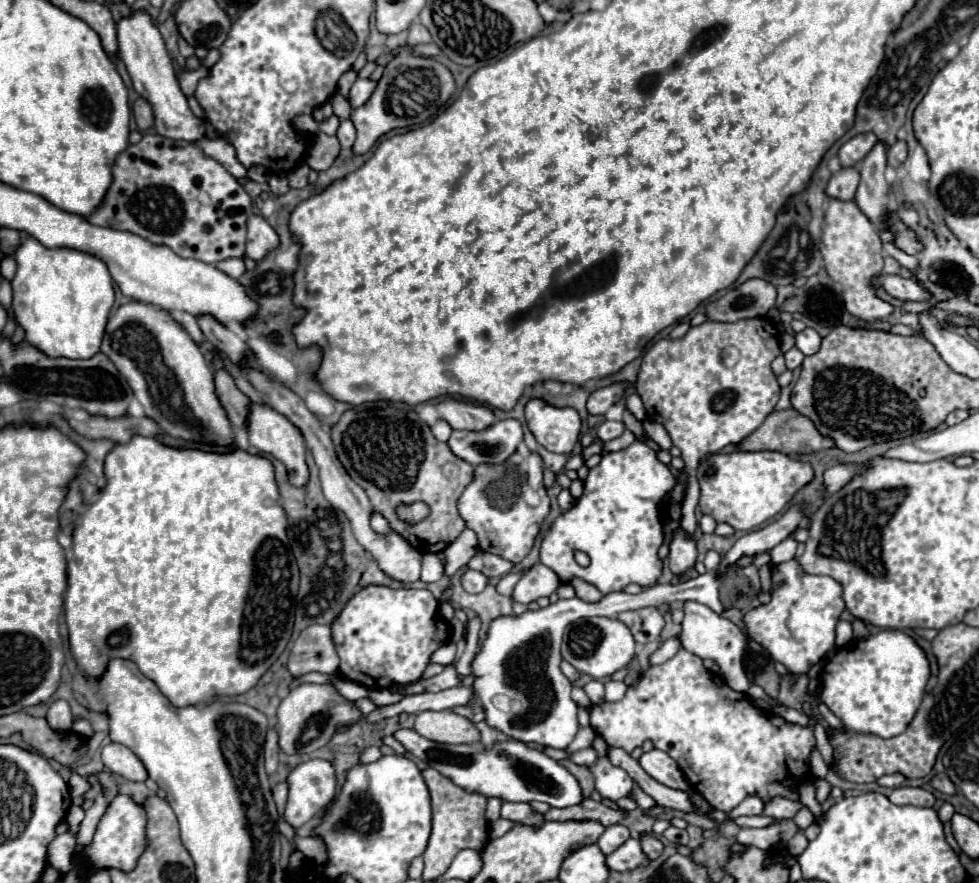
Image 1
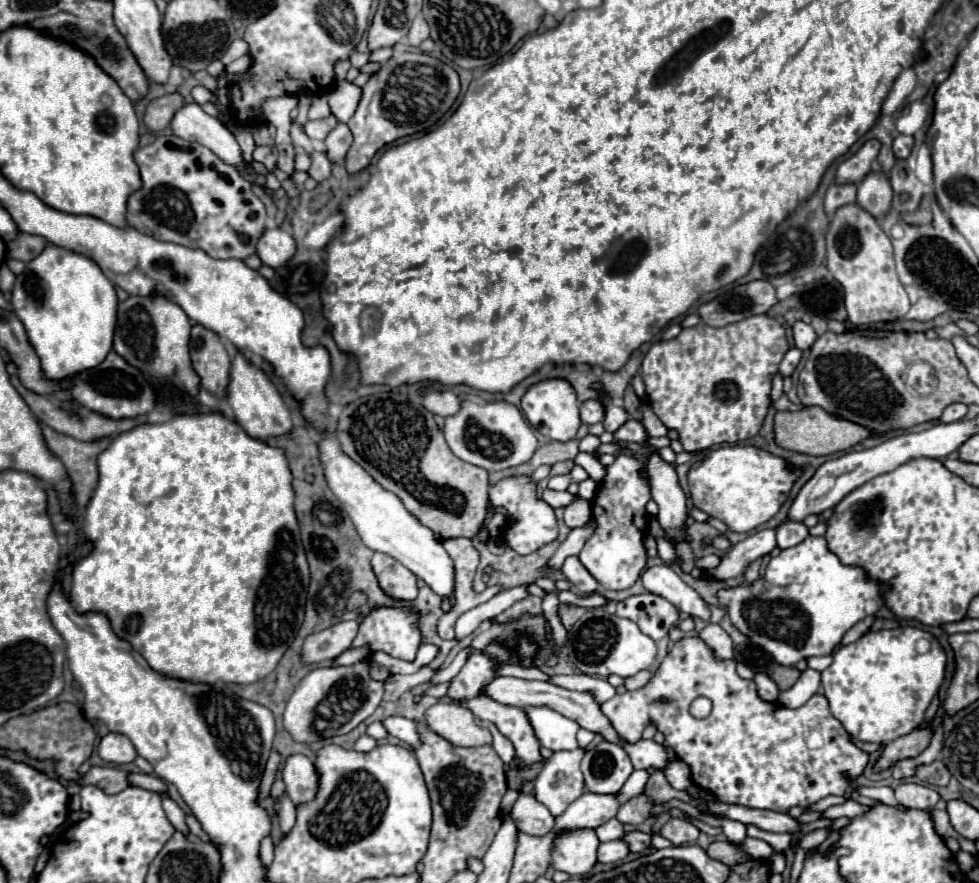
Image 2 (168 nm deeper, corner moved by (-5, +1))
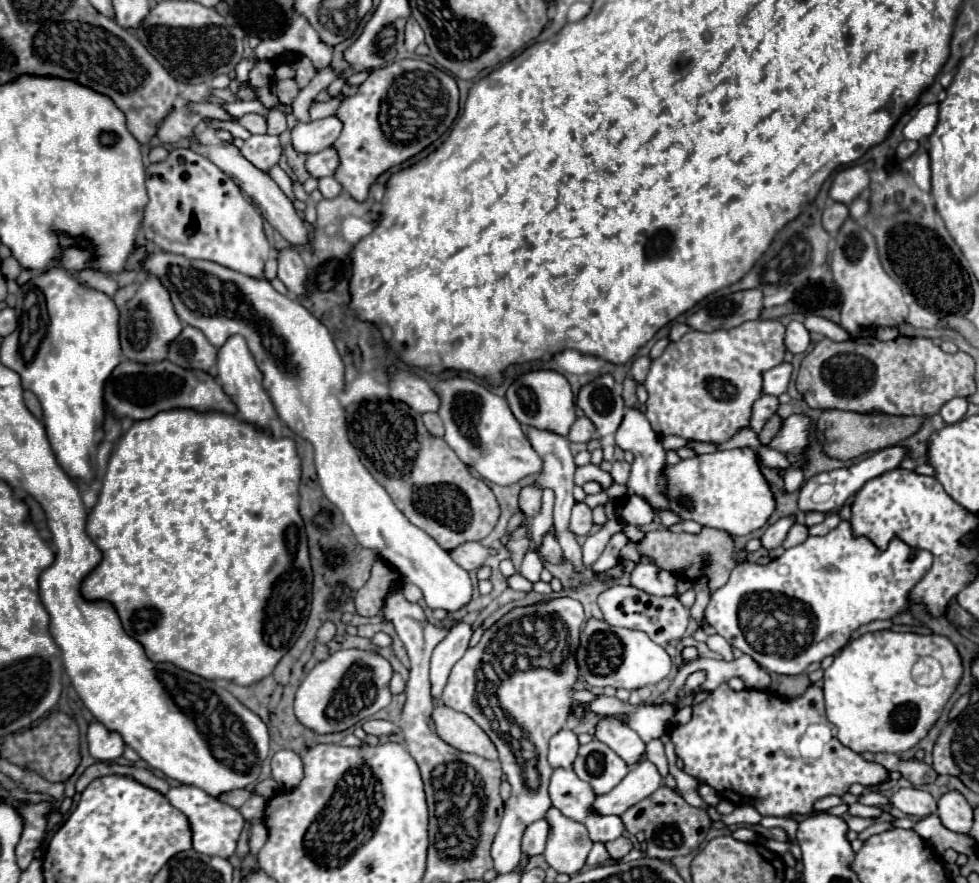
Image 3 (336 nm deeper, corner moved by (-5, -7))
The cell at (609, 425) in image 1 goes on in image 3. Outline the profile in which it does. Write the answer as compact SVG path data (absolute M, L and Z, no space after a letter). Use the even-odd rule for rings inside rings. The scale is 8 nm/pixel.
M604 373L578 391L576 405L582 407L600 437L612 435L620 427L624 415L622 385L616 383L612 375Z

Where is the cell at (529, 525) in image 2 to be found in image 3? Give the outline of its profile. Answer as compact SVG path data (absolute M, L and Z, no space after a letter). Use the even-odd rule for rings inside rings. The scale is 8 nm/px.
M546 535L544 537L544 543L540 547L540 555L548 561L548 563L562 563L564 561L564 555L562 555L562 549L558 545L558 541L554 539L554 535Z

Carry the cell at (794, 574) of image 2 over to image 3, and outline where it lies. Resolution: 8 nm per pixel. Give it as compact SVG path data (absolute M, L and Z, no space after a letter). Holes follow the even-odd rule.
M842 521L830 533L822 537L808 537L804 543L786 549L768 565L750 561L740 563L736 569L732 569L728 583L712 593L706 607L706 621L732 647L750 655L766 671L800 675L810 663L818 663L826 655L836 655L860 625L876 619L894 619L908 609L912 603L912 587L928 573L930 567L930 551L912 549L898 537L894 537L882 551L868 537L854 535L850 521Z

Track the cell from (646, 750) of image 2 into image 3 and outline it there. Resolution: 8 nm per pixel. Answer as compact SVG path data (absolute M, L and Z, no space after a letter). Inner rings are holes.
M604 717L596 725L594 737L606 743L612 751L616 751L628 765L634 765L644 755L644 741L638 739L638 733L632 731L620 717Z

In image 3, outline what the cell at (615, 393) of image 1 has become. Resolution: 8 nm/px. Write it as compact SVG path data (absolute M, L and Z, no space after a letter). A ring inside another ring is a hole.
M578 417L570 427L568 439L574 443L588 443L594 437L594 425L586 417Z

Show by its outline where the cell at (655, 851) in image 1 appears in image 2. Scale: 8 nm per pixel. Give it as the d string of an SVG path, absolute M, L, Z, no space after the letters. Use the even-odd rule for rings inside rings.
M632 831L624 837L626 843L630 843L630 851L632 853L646 853L652 849L652 835L650 833L642 833L642 831Z

